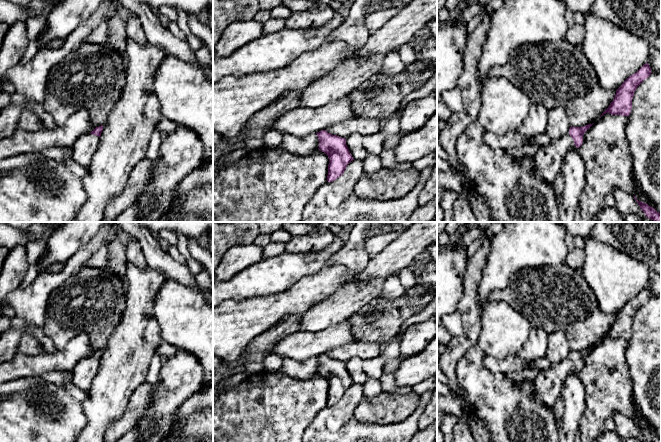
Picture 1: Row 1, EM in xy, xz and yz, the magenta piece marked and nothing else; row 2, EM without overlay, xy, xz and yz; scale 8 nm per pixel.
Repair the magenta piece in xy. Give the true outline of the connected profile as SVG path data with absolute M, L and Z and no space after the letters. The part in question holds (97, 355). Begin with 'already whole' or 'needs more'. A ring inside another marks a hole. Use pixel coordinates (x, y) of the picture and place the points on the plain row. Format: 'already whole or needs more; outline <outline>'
needs more; outline M103 349L96 351L90 358L84 358L74 367L73 383L81 390L90 389L99 367Z

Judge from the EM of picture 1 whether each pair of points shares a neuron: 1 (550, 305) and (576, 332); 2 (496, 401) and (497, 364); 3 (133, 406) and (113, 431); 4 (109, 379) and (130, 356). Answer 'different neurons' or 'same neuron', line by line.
1: same neuron
2: different neurons
3: same neuron
4: same neuron

